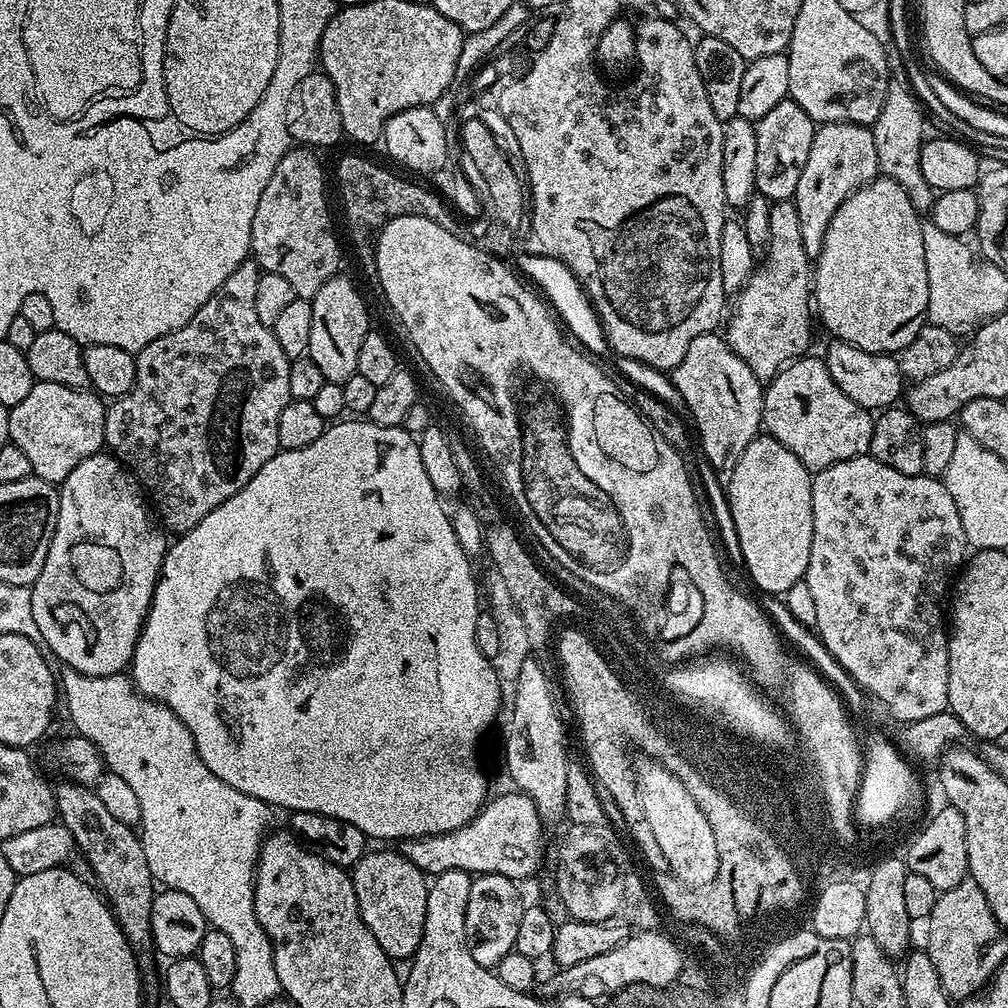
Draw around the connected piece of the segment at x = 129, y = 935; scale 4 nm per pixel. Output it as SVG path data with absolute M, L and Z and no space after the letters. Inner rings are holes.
M67 778L55 785L56 814L59 823L70 830L79 855L88 860L89 866L97 875L99 891L112 910L113 918L118 922L126 942L136 953L136 964L143 973L145 985L157 983L158 976L148 972L152 968L152 931L150 930L150 910L154 895L154 881L146 854L137 829L130 824L118 822L106 811L106 805L98 799L98 794L89 785L75 784Z

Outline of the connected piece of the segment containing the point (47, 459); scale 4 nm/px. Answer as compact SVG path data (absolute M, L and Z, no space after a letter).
M36 380L30 394L7 413L7 439L26 453L35 479L59 486L78 462L97 455L105 447L105 411L105 401L91 390Z

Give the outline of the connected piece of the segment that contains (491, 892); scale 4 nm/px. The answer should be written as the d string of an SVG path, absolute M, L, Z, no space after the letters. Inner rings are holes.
M493 872L477 875L470 886L470 898L466 902L466 946L470 950L470 958L478 962L478 966L495 969L507 952L513 951L518 938L518 926L522 922L525 901L520 901L517 881L499 876Z

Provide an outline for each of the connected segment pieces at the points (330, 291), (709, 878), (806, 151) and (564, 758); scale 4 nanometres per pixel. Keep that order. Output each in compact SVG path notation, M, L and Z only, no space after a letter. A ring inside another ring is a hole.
M344 274L330 277L311 299L314 322L310 326L308 356L320 367L325 381L330 384L344 384L346 378L356 375L358 350L362 347L362 338L366 338L370 330L369 305L359 296L356 284L349 277L348 280Z
M643 762L635 765L637 798L641 800L645 820L650 824L651 833L659 843L659 849L665 855L667 871L673 872L685 886L701 889L714 885L718 874L718 846L714 842L714 830L698 806L698 802L687 793L686 786L676 777L673 769L664 769L660 763Z
M791 98L778 102L766 118L755 121L758 138L758 166L756 167L756 191L767 200L792 200L796 194L798 177L806 167L806 157L810 154L810 142L814 142L816 121L802 110Z
M535 658L522 664L518 675L514 708L510 712L508 729L504 732L504 764L515 787L531 798L541 821L561 819L565 815L566 774L570 761L568 744L564 741L564 724L548 685L548 676Z

